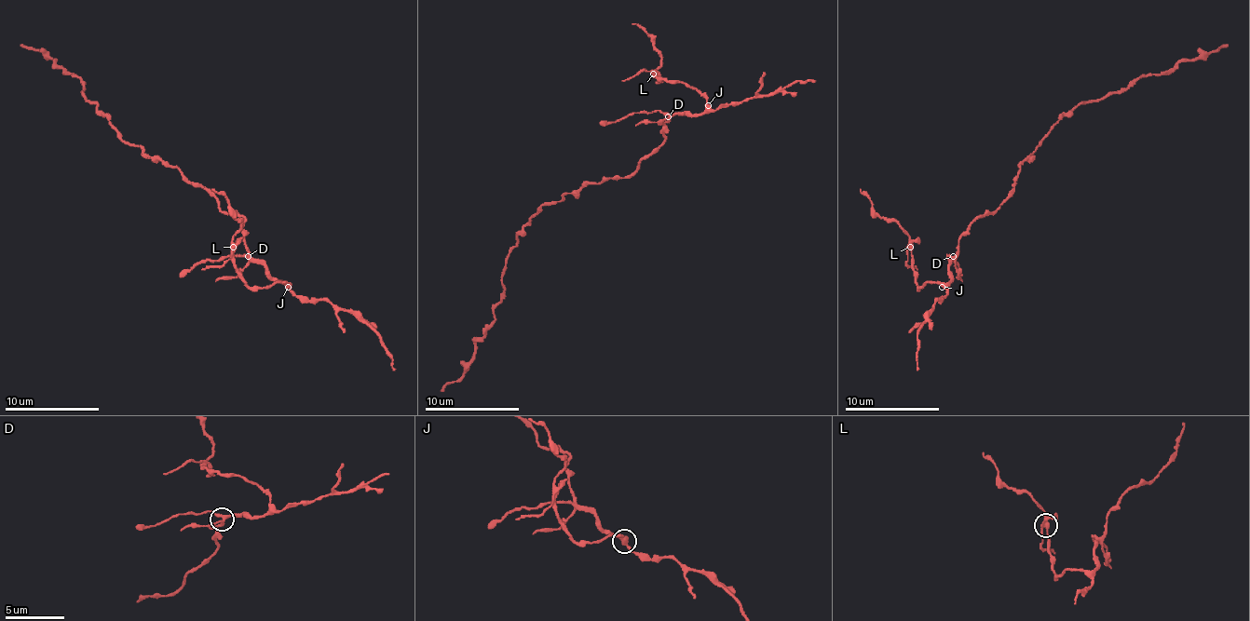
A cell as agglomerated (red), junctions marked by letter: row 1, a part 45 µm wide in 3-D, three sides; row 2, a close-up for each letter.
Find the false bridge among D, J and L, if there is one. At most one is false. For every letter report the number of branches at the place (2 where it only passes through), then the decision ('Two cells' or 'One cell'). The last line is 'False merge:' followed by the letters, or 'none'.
D: Branches: 4. One cell
J: Branches: 3. One cell
L: Branches: 4. Two cells
False merge: L

